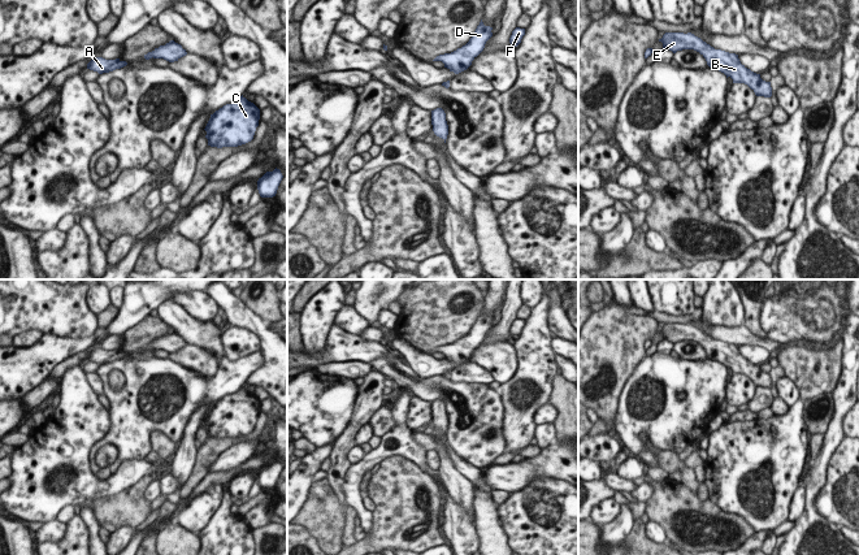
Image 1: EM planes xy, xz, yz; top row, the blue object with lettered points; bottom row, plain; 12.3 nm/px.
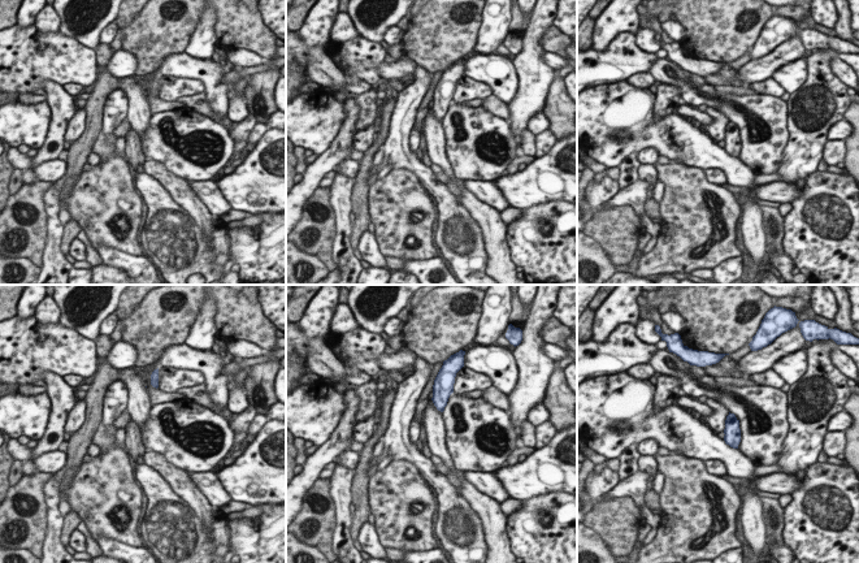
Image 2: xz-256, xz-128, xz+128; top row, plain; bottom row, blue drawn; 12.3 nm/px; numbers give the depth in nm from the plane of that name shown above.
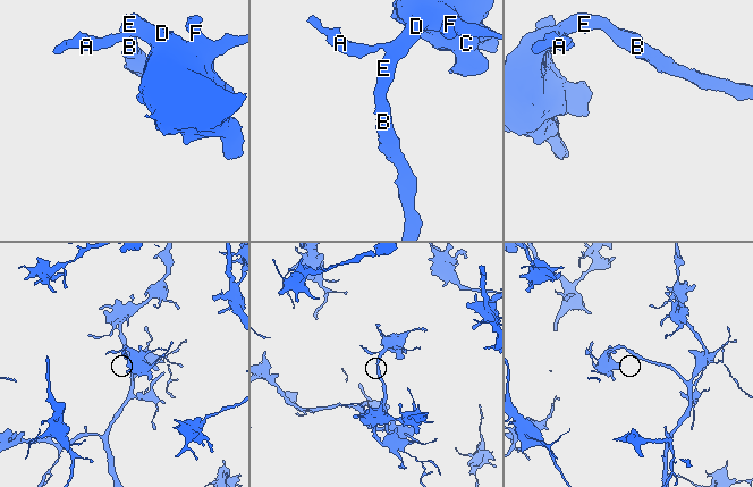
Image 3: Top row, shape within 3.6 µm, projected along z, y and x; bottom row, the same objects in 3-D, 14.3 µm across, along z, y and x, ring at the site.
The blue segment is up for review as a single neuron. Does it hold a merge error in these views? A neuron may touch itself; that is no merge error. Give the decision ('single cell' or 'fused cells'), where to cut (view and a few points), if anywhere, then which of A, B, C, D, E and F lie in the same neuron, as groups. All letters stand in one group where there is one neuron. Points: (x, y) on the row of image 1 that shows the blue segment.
single cell | no cut | A B C D E F

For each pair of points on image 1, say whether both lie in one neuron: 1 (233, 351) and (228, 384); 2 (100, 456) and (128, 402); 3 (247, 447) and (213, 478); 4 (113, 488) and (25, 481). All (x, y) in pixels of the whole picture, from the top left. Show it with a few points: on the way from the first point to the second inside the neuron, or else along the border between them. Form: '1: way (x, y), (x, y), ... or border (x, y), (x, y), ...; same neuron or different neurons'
1: border (259, 350), (234, 360), (229, 360), (225, 356); different neurons
2: way (113, 443), (128, 429), (128, 415); same neuron
3: border (250, 459), (238, 467), (208, 473); different neurons
4: way (91, 488), (70, 488), (60, 495), (47, 493); same neuron

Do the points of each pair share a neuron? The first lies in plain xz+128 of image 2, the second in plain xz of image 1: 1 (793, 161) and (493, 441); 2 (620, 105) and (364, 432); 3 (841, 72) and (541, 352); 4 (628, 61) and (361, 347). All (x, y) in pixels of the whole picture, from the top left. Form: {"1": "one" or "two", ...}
{"1": "two", "2": "two", "3": "two", "4": "one"}

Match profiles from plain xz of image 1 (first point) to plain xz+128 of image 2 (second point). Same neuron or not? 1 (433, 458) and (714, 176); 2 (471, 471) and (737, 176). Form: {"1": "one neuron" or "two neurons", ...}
{"1": "one neuron", "2": "one neuron"}

